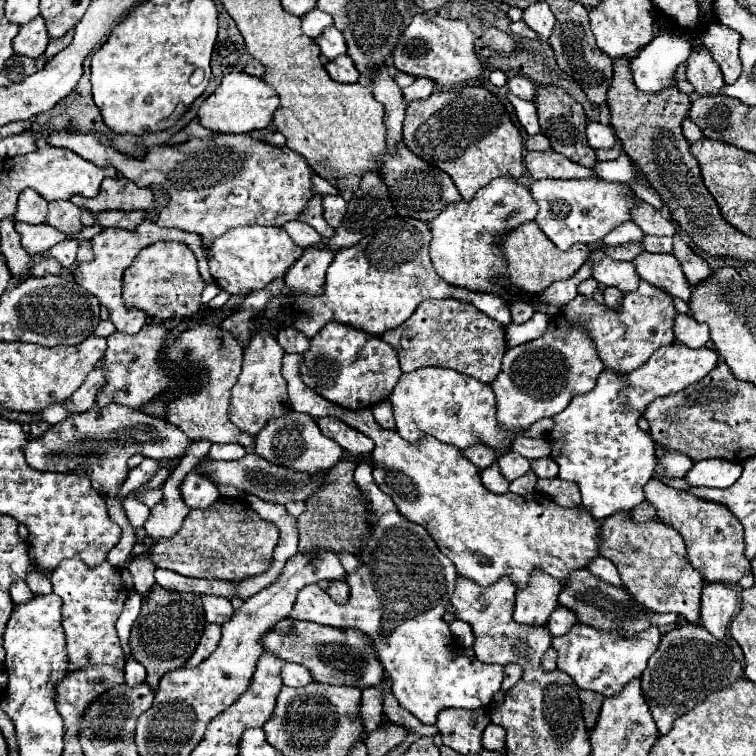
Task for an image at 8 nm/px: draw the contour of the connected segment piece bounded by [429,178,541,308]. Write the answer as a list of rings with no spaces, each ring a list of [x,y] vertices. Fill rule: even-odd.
[[[495,178],[491,184],[487,184],[485,188],[481,188],[477,192],[477,196],[471,200],[471,202],[457,202],[457,204],[449,204],[433,222],[431,222],[431,234],[433,234],[433,240],[431,240],[431,248],[429,248],[429,254],[431,254],[431,262],[433,262],[433,268],[435,272],[451,286],[459,286],[459,288],[467,288],[467,290],[473,290],[473,292],[487,292],[487,294],[495,294],[499,298],[503,298],[507,304],[513,304],[513,302],[529,302],[531,306],[539,308],[541,304],[541,298],[539,294],[531,294],[531,292],[525,292],[525,290],[519,290],[507,276],[507,260],[503,256],[503,250],[501,250],[501,242],[503,238],[513,232],[515,228],[519,228],[521,224],[529,222],[529,220],[535,220],[535,214],[537,214],[537,204],[531,196],[531,192],[521,186],[519,182],[513,182],[509,178]]]

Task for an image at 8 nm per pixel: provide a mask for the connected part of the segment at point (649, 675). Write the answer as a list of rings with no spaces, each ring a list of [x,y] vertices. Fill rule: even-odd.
[[[687,622],[665,634],[641,676],[641,690],[659,732],[667,734],[679,716],[707,700],[711,692],[719,692],[741,680],[741,670],[743,668],[735,660],[727,642],[713,638],[703,626]]]

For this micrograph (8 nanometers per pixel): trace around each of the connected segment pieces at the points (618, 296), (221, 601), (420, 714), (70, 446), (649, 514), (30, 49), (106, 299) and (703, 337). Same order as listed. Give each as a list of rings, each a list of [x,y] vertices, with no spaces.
[[[605,288],[603,296],[605,296],[605,306],[607,306],[609,310],[621,310],[623,292],[619,292],[617,288]]]
[[[201,596],[203,598],[203,608],[205,608],[205,618],[215,624],[225,624],[231,620],[235,608],[229,604],[227,598],[219,596]]]
[[[361,462],[355,470],[355,484],[359,486],[365,502],[369,504],[371,536],[365,548],[357,554],[361,566],[355,572],[347,574],[347,584],[351,590],[349,600],[345,604],[337,604],[319,586],[307,586],[297,594],[297,602],[293,604],[289,616],[295,620],[309,620],[335,628],[357,628],[371,636],[373,646],[379,652],[379,660],[385,666],[387,678],[393,682],[393,694],[397,702],[401,704],[401,708],[423,720],[423,724],[435,724],[437,712],[445,708],[489,708],[493,694],[501,690],[503,666],[483,662],[473,664],[473,660],[467,660],[463,656],[451,656],[453,646],[449,642],[449,624],[443,620],[443,614],[447,612],[445,606],[449,606],[449,596],[453,594],[457,580],[455,564],[445,554],[441,554],[441,550],[423,526],[409,522],[397,512],[393,500],[373,482],[371,472],[373,468],[367,462]]]
[[[109,404],[103,410],[91,408],[83,414],[71,414],[67,416],[67,420],[53,424],[49,432],[45,432],[39,438],[33,438],[27,434],[27,444],[23,448],[23,454],[27,464],[39,472],[47,472],[47,470],[65,472],[65,474],[69,472],[69,474],[85,474],[91,478],[93,490],[99,492],[107,504],[109,518],[123,530],[119,544],[107,556],[111,564],[115,564],[117,568],[123,568],[137,540],[135,540],[133,528],[125,518],[123,504],[119,502],[121,488],[113,488],[113,480],[123,478],[123,472],[127,474],[127,460],[133,454],[143,454],[145,458],[165,462],[165,460],[177,460],[185,456],[189,446],[191,446],[191,440],[183,436],[183,432],[175,428],[171,422],[153,418],[149,414],[143,414],[141,410]]]
[[[641,502],[641,504],[637,504],[633,510],[631,510],[631,514],[629,514],[635,522],[649,522],[649,520],[661,520],[659,518],[659,514],[655,512],[655,506],[651,504],[651,502]]]
[[[37,16],[25,26],[21,26],[19,34],[13,40],[13,50],[29,58],[39,58],[45,52],[47,44],[49,44],[49,34],[45,30],[45,20]]]
[[[145,218],[143,224],[139,224],[139,228],[135,230],[103,230],[101,234],[93,236],[93,262],[83,262],[83,264],[77,264],[73,268],[73,276],[77,280],[77,284],[81,284],[87,292],[95,294],[99,298],[99,302],[109,310],[109,320],[115,324],[115,328],[123,334],[137,334],[149,320],[149,316],[145,312],[139,312],[137,308],[131,308],[125,304],[123,296],[121,296],[121,278],[123,278],[123,272],[125,268],[133,262],[133,258],[139,254],[139,250],[147,248],[149,244],[155,244],[159,240],[169,240],[169,242],[183,242],[187,244],[193,254],[197,256],[199,260],[199,274],[203,278],[205,284],[211,284],[213,282],[213,276],[209,272],[209,266],[207,266],[207,258],[205,258],[205,252],[203,252],[203,246],[201,246],[201,240],[199,236],[191,234],[191,232],[183,232],[183,230],[171,230],[171,228],[159,228],[155,220],[151,218]]]
[[[677,314],[675,316],[673,334],[681,344],[685,344],[689,348],[699,348],[699,346],[705,346],[709,342],[709,328],[705,324],[695,322],[687,314]]]

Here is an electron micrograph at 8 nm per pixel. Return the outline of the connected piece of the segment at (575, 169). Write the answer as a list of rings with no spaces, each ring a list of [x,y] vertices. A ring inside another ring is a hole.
[[[549,150],[549,152],[527,152],[525,154],[525,166],[529,174],[539,178],[587,178],[595,176],[591,168],[579,166],[573,160]]]

